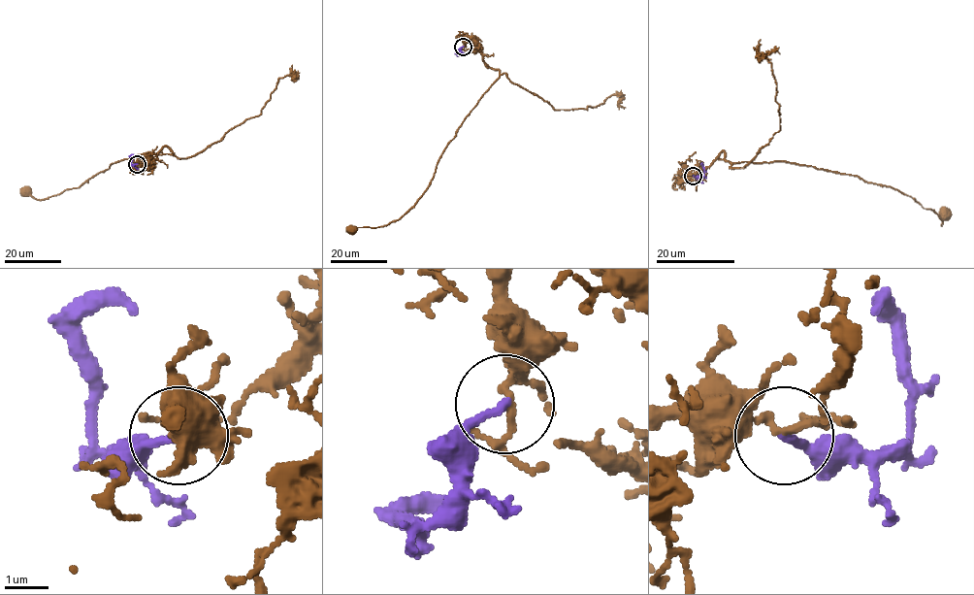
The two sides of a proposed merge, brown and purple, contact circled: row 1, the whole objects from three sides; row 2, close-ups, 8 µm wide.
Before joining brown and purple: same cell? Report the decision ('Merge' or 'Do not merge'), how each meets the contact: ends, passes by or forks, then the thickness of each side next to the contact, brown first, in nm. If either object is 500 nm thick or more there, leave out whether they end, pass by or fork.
Do not merge. At the ring brown forks. At the ring purple ends. Thickness 120 nm (brown) against 180 nm

